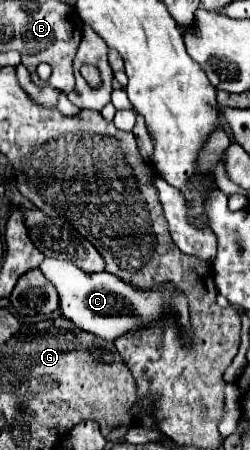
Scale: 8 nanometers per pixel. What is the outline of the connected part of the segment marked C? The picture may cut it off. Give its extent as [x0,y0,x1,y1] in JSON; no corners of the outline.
[39,258,191,348]

